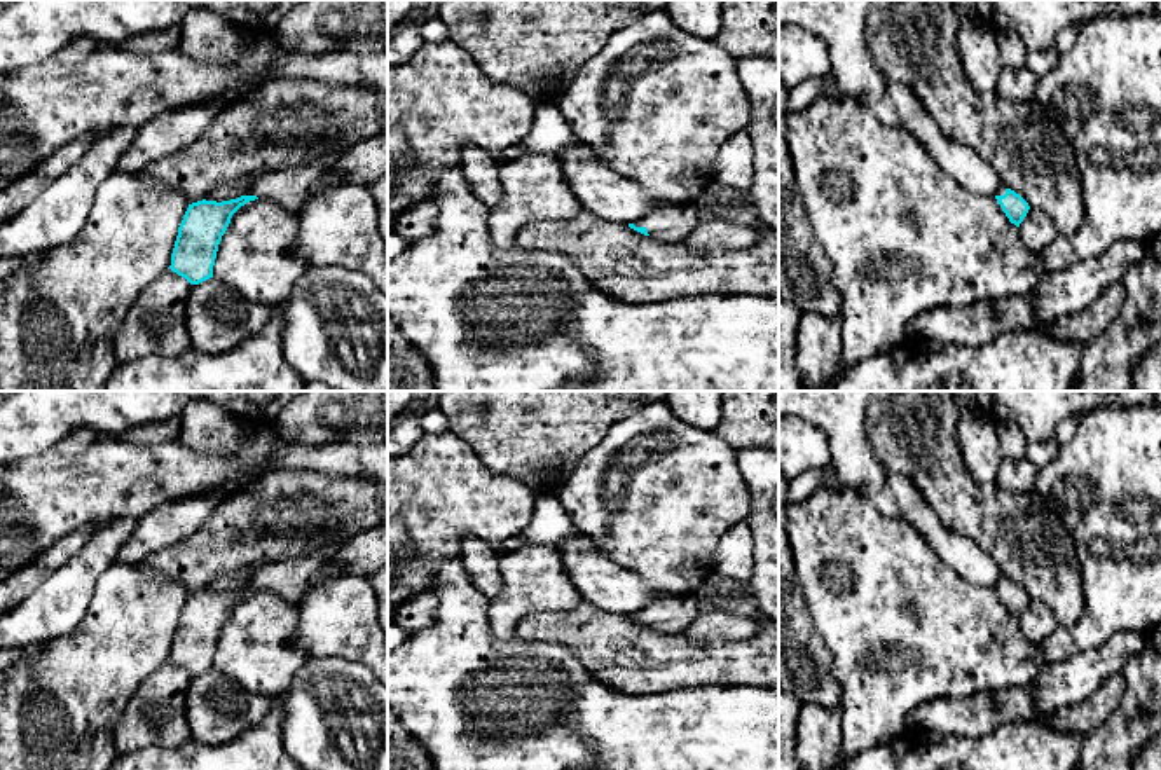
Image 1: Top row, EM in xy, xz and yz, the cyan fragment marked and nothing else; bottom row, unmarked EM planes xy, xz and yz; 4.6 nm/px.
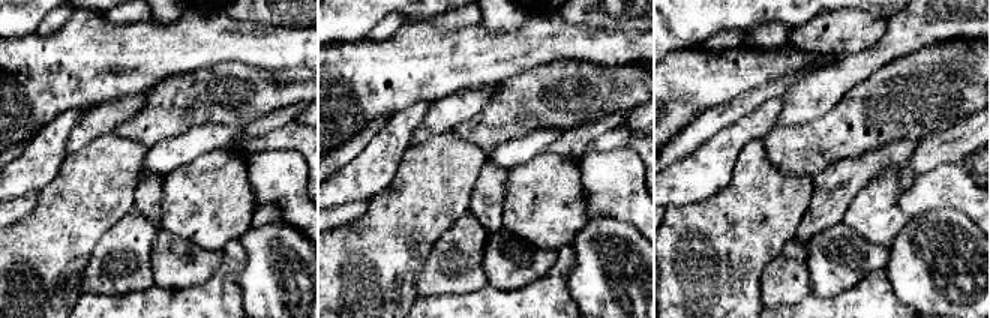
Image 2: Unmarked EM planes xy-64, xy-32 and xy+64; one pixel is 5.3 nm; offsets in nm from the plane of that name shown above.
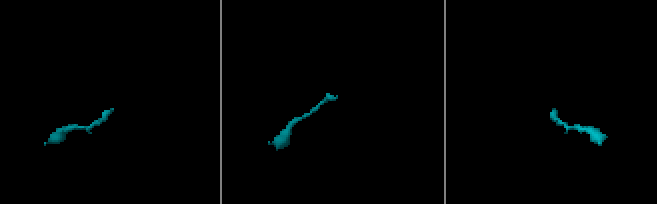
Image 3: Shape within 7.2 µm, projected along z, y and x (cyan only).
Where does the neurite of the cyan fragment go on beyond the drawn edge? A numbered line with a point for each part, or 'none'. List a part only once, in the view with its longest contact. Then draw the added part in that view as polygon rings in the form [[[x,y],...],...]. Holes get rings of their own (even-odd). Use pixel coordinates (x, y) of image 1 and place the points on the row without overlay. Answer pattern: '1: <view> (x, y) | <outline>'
1: xz (673, 615) | [[[663,599],[637,611],[635,618],[646,618],[651,630],[679,634],[693,623],[702,611],[700,599]]]

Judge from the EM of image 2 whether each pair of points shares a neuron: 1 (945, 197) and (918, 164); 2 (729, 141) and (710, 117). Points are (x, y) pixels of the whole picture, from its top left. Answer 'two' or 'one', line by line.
1: two
2: two

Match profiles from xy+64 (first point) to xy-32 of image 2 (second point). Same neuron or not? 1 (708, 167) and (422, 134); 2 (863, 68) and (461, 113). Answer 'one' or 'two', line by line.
1: two
2: one

